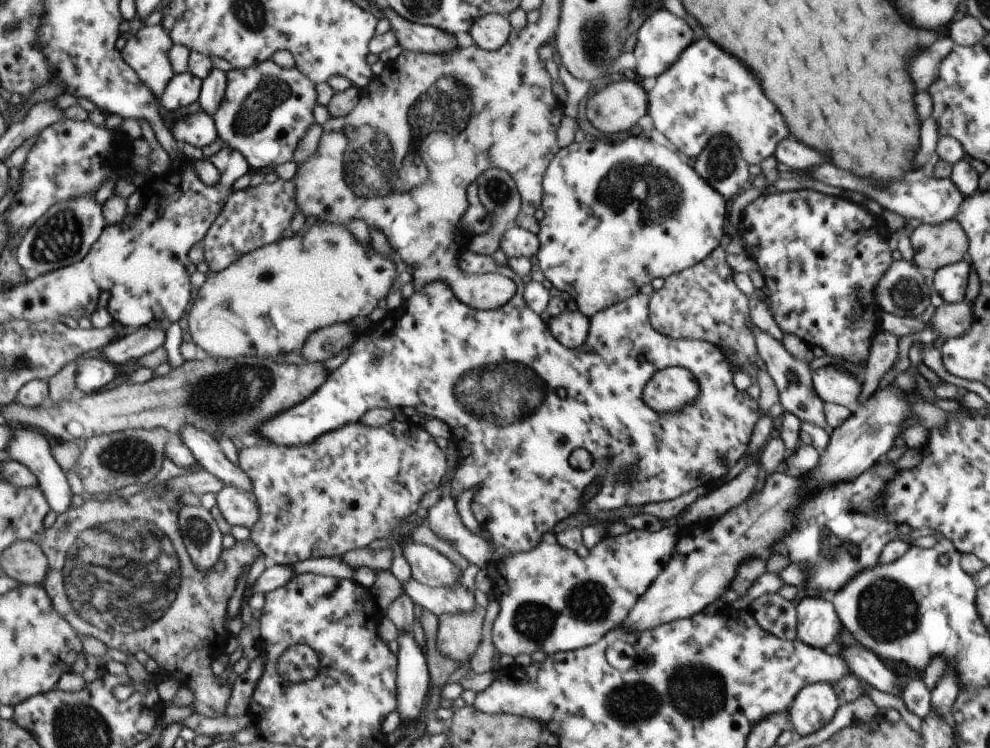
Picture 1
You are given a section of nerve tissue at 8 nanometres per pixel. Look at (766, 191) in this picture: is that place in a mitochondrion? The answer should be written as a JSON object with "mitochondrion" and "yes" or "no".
{"mitochondrion":"no"}

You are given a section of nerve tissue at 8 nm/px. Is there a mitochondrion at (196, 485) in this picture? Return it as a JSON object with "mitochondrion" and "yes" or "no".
{"mitochondrion":"no"}

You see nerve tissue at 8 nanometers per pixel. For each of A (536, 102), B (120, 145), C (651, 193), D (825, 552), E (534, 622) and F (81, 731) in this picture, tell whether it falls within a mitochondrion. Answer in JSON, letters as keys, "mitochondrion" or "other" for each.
{"A":"other","B":"other","C":"mitochondrion","D":"mitochondrion","E":"mitochondrion","F":"mitochondrion"}

